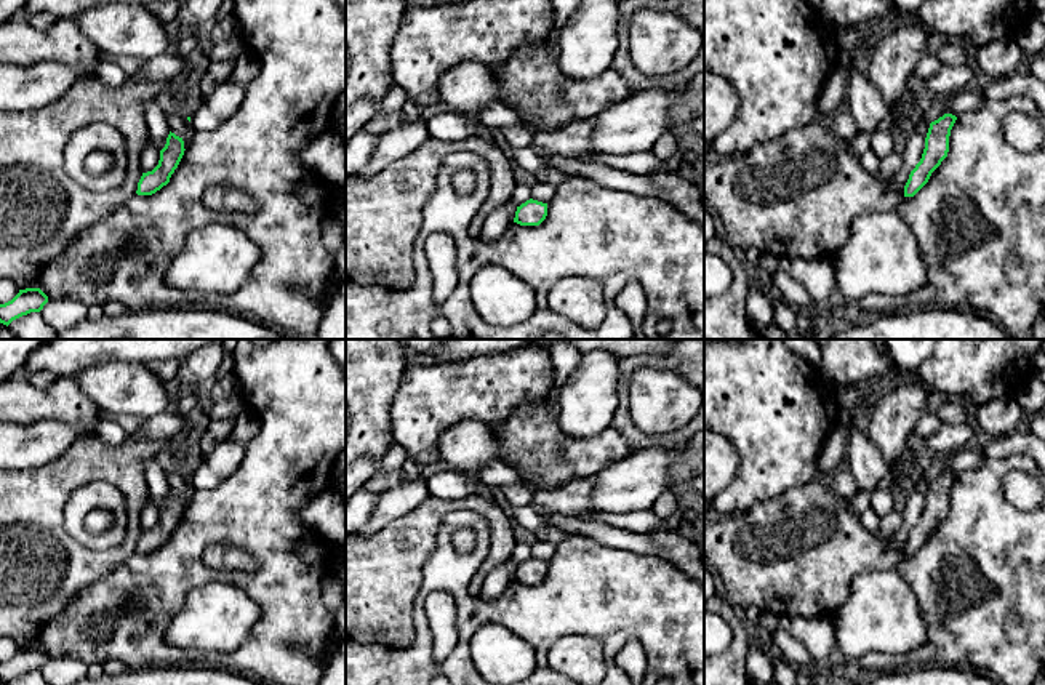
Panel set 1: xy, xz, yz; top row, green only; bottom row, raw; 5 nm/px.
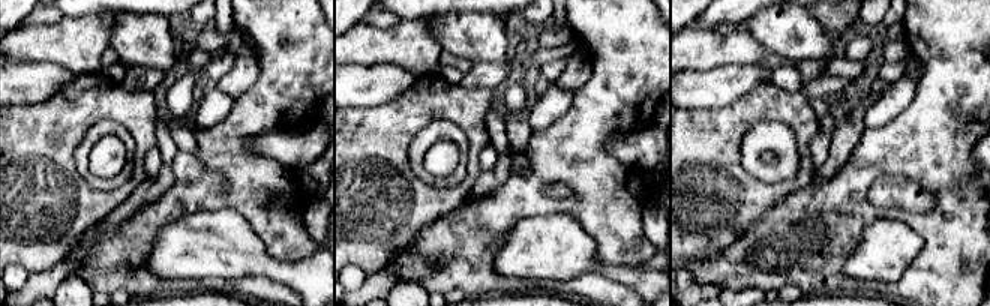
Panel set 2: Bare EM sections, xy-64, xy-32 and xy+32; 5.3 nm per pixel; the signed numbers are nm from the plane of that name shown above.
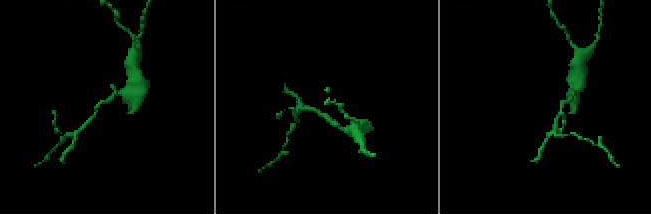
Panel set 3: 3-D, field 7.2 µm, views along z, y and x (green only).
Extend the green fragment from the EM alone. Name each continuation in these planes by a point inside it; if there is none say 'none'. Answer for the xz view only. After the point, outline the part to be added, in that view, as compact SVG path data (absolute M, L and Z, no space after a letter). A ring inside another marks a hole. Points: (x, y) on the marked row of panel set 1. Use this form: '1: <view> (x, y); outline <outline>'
none

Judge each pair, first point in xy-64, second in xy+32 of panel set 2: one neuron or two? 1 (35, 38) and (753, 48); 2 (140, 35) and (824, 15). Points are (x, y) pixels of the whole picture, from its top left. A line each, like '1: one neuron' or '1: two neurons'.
1: one neuron
2: two neurons

